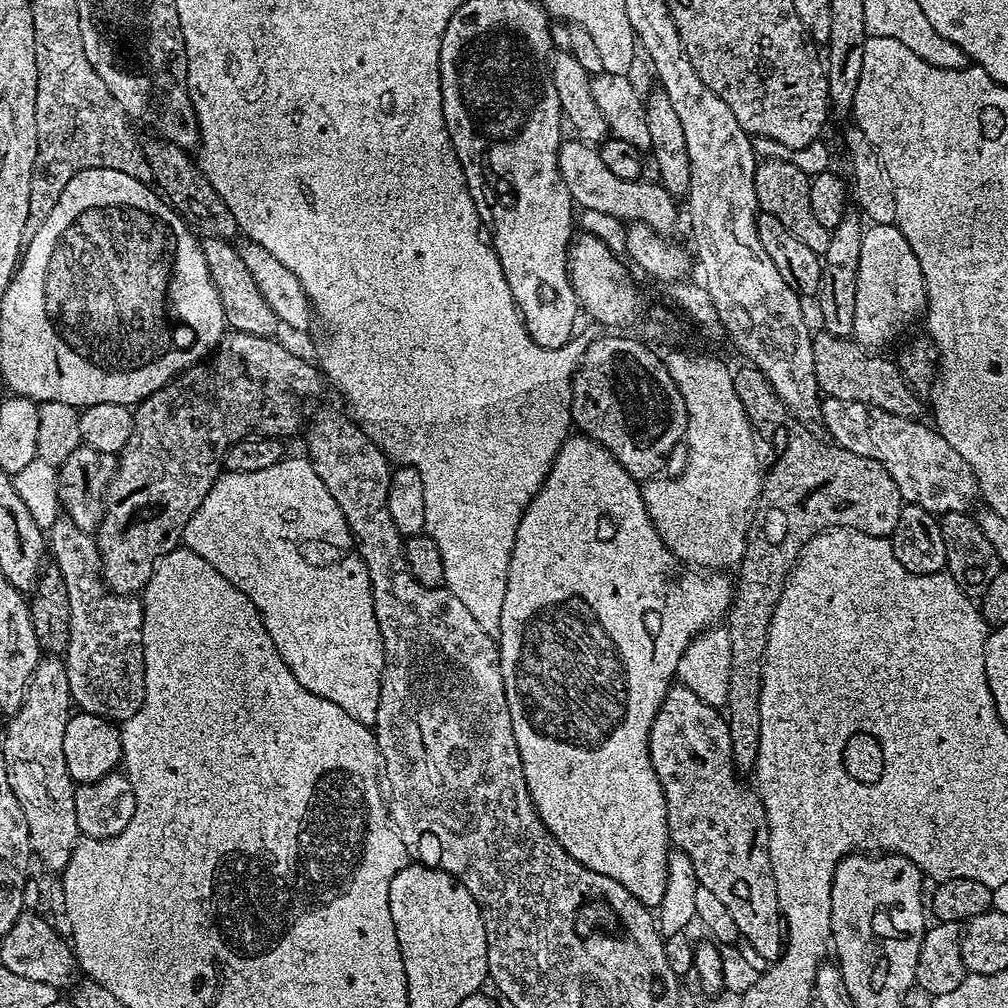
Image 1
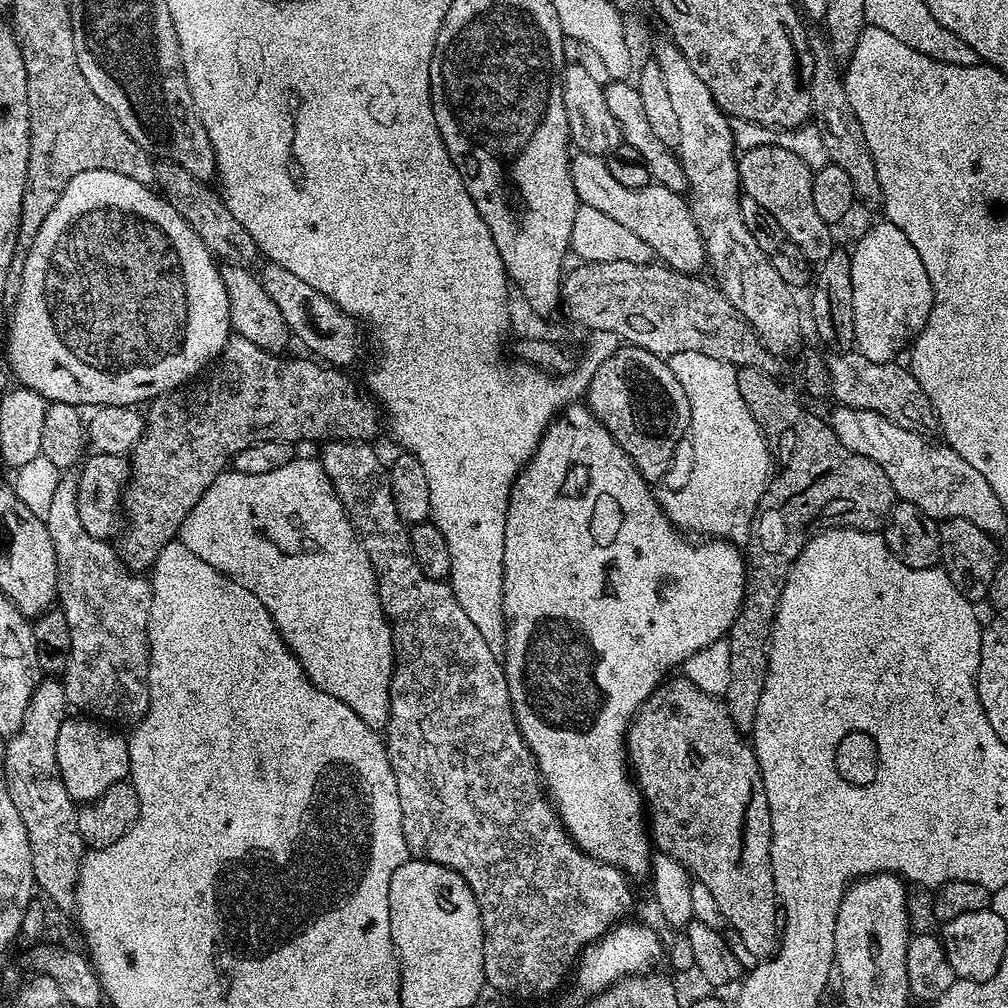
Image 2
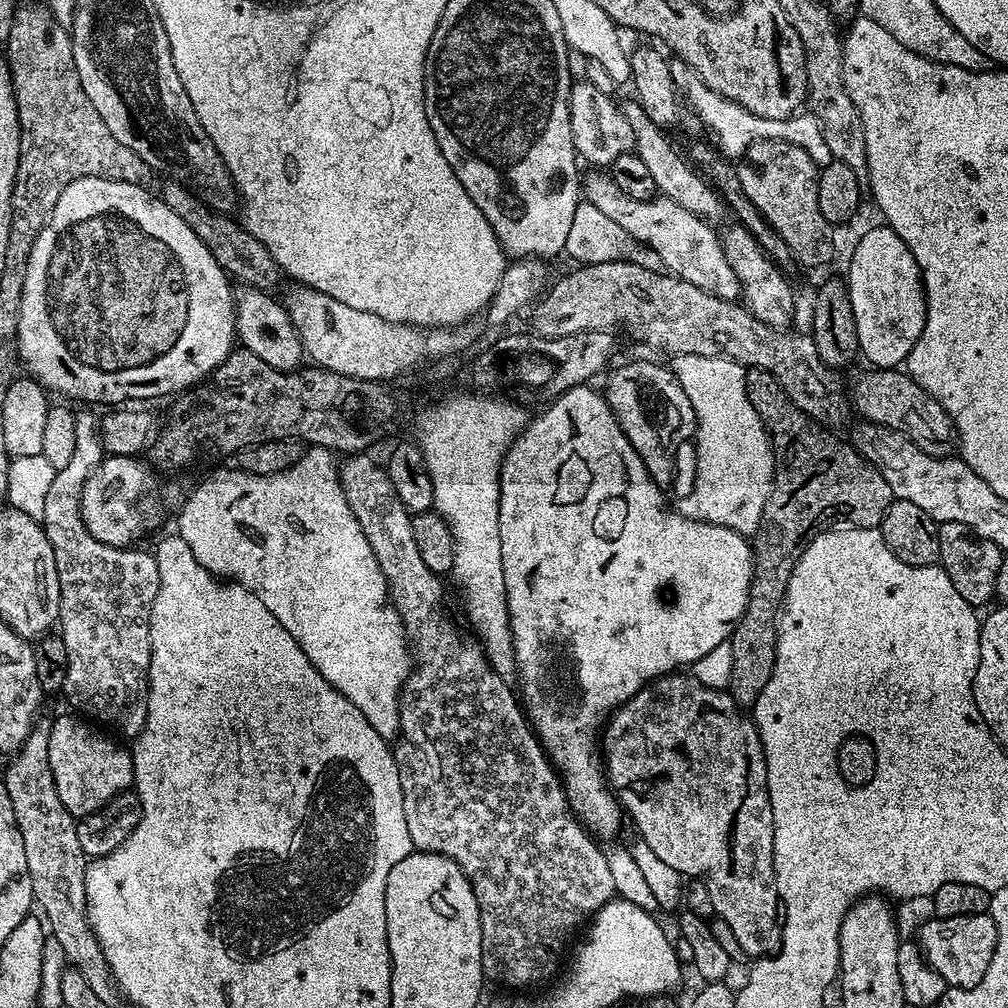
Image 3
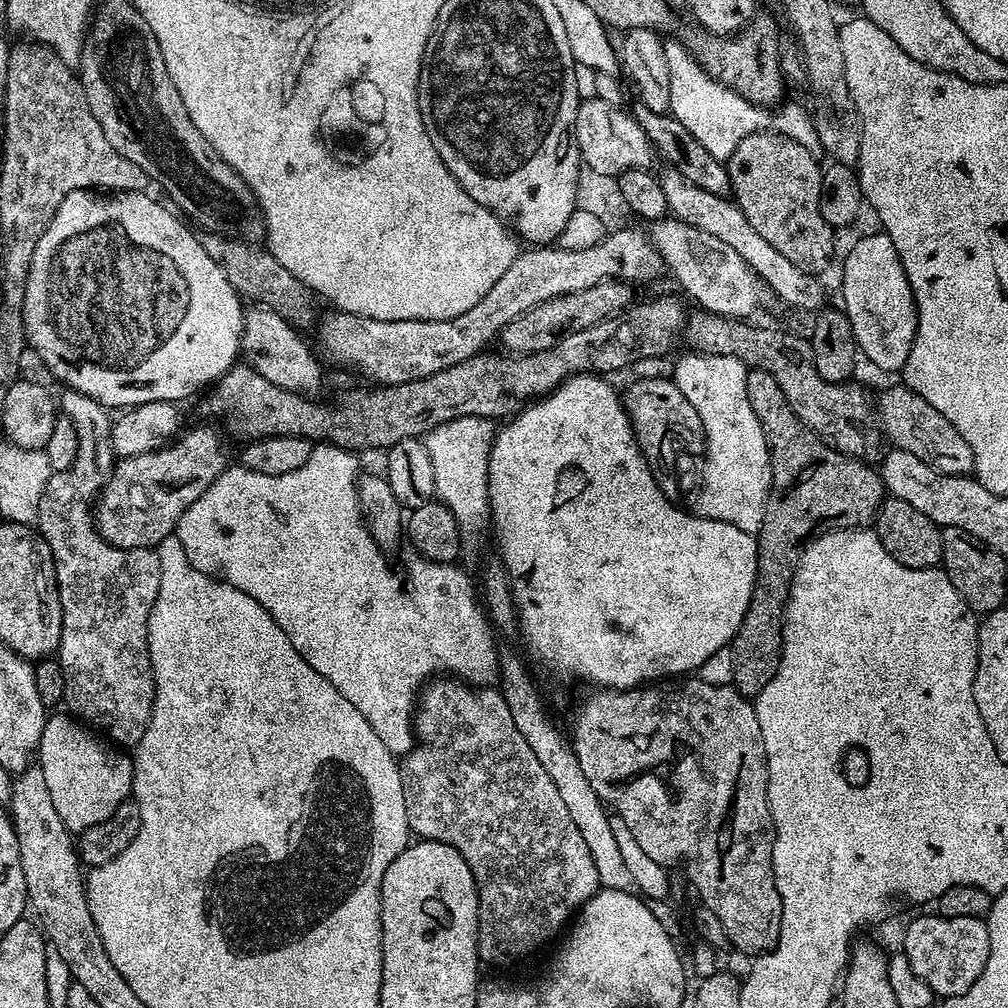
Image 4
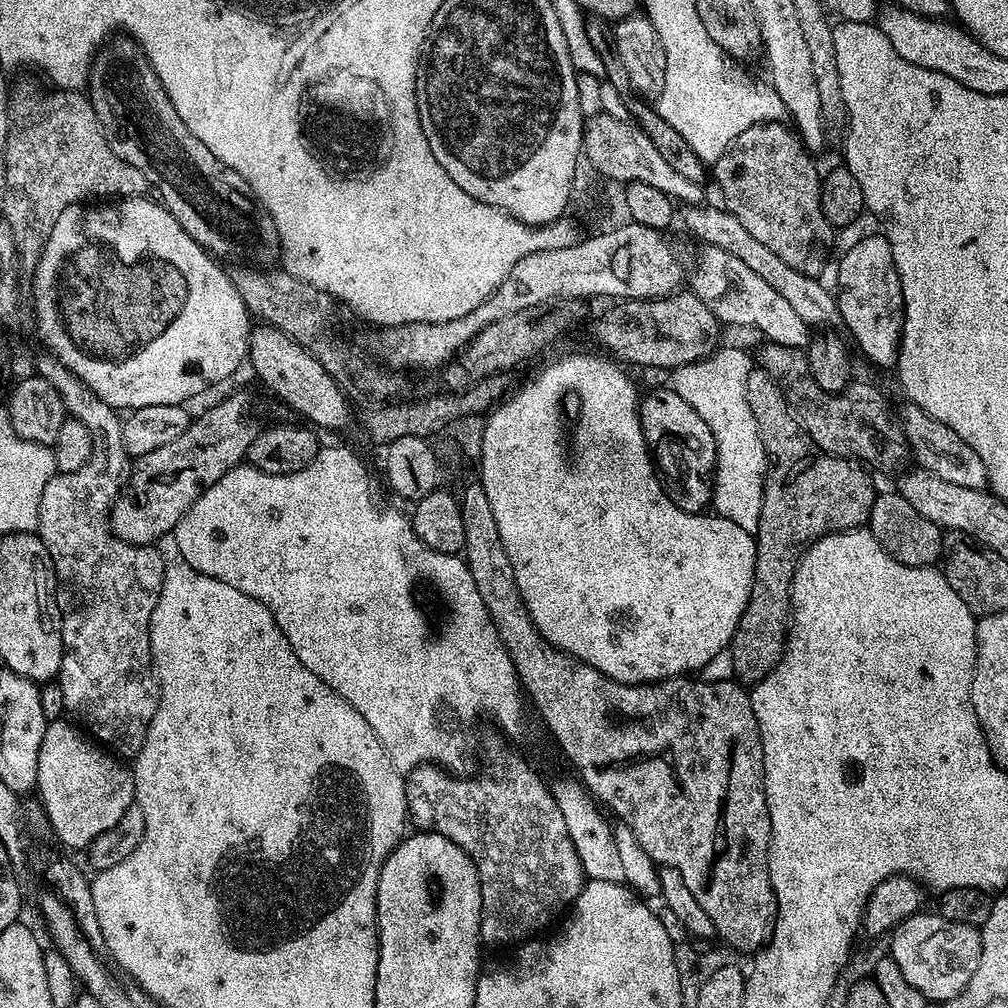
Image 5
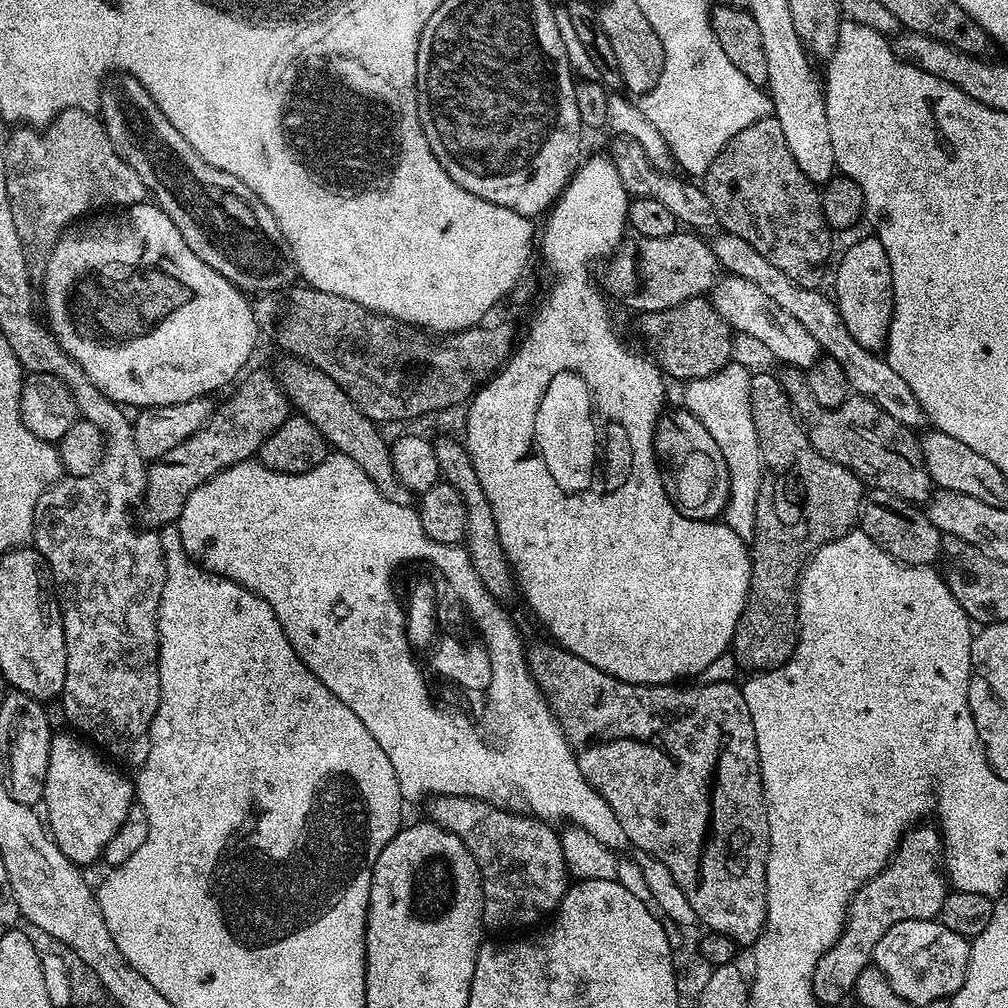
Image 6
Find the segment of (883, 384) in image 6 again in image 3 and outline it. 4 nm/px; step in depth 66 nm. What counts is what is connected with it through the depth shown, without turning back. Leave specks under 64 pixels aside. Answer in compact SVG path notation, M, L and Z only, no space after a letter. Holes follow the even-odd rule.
M628 98L628 101L623 101L622 107L626 122L630 122L630 128L634 130L636 142L634 151L650 169L657 193L663 199L676 202L708 222L714 222L714 219L726 212L726 205L715 187L684 156L685 161L680 157L679 150L668 141L669 133L654 122L650 122L650 118L646 118L646 110L642 110L638 101L635 98Z

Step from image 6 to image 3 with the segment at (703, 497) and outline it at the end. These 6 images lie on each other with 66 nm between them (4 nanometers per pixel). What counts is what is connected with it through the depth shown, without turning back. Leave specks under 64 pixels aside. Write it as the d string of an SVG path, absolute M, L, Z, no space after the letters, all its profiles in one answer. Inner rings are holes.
M632 360L609 378L606 399L630 446L634 446L638 458L642 458L650 478L654 478L658 487L667 489L676 468L676 451L693 439L696 430L692 403L671 367L664 365L663 368L648 360Z

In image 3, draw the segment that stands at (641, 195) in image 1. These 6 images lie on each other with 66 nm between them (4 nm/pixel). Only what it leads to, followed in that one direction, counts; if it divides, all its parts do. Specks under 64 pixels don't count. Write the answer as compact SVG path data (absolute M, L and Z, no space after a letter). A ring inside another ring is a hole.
M592 170L592 172L583 177L582 180L582 196L587 203L593 204L602 211L602 214L608 215L618 226L626 233L638 241L640 244L657 251L658 258L662 259L665 269L673 276L679 277L680 280L690 282L699 289L706 290L722 300L735 301L741 295L740 283L734 274L734 270L730 266L730 262L724 253L724 245L719 233L717 234L711 229L713 228L706 220L692 214L683 206L679 206L676 202L670 202L663 198L654 198L651 200L639 200L638 198L630 198L630 194L622 194L618 190L618 186L613 182L611 175L602 173L600 170Z

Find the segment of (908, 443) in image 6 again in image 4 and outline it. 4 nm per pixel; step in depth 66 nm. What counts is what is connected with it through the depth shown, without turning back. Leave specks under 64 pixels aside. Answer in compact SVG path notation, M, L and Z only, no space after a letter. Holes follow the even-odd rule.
M696 310L696 313L689 315L686 320L686 344L689 344L689 349L692 352L705 352L708 356L733 356L734 358L738 358L742 363L748 365L749 369L757 368L758 370L762 370L766 374L770 374L770 378L774 378L774 382L778 382L778 386L782 390L782 394L786 398L786 402L790 407L792 407L792 413L800 419L806 425L807 428L811 430L811 432L815 432L817 436L820 437L821 440L824 441L825 444L828 444L834 450L838 450L842 454L846 454L847 456L854 456L857 458L867 457L868 452L868 439L872 436L872 424L874 428L874 404L868 401L868 396L863 392L862 389L856 385L856 382L845 382L842 384L828 384L822 378L822 374L818 374L818 370L814 366L814 358L812 357L812 345L809 343L807 339L804 340L800 336L795 336L792 332L783 332L780 328L755 328L752 325L752 322L745 322L744 320L734 320L731 316L719 316L718 314L714 314L712 312Z

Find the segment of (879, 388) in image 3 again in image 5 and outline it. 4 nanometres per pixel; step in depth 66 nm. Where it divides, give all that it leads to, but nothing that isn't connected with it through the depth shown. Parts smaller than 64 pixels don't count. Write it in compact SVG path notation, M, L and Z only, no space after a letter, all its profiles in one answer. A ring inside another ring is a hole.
M908 402L905 405L900 416L898 412L898 423L908 440L911 459L917 460L920 463L917 465L923 471L942 478L942 482L966 486L970 490L987 489L988 475L986 466L982 466L982 458L978 458L978 454L974 454L974 450L966 446L966 442L962 442L962 438L954 434L954 430L950 430L950 426L938 422L938 418L930 418L930 414L926 414L926 410L922 410L916 404Z

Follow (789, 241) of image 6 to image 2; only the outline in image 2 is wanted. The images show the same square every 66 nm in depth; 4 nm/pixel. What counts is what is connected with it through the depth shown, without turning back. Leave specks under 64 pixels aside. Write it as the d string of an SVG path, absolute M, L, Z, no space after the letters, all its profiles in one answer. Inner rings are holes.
M758 146L747 149L739 157L740 185L743 195L754 198L758 206L766 206L774 218L778 218L778 226L786 230L786 234L806 254L813 265L819 266L834 251L832 244L833 229L820 217L814 207L814 190L812 189L813 169L798 158L798 154L790 154L790 150L782 150L782 146Z

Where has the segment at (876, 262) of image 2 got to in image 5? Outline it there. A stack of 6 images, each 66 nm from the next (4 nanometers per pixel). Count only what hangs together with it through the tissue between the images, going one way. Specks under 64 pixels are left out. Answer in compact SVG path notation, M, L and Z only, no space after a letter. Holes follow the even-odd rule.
M883 234L868 236L857 244L852 244L844 252L840 260L840 269L836 272L836 284L840 292L835 293L836 304L840 308L840 319L843 327L848 327L852 335L851 343L860 347L860 352L872 364L880 368L891 369L900 353L900 335L904 325L904 299L902 298L902 282L898 278L898 270L894 266L892 251L887 238Z

